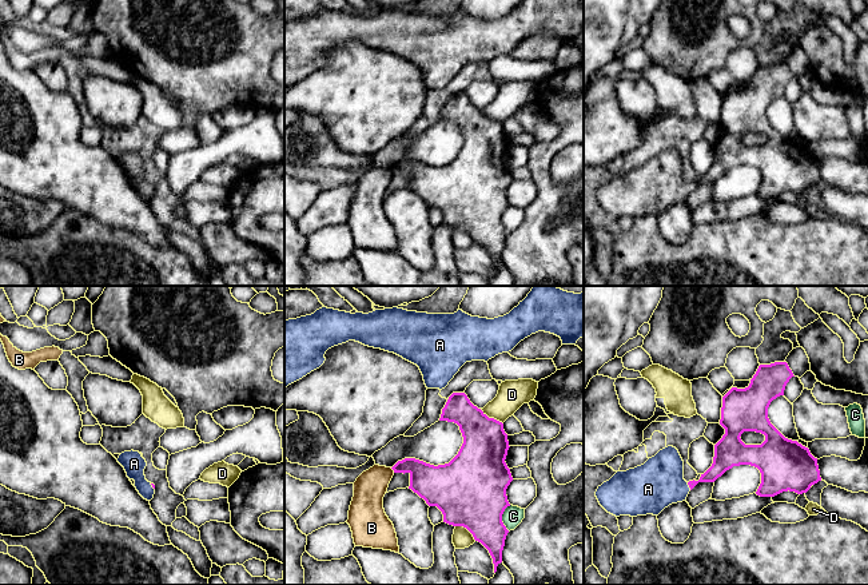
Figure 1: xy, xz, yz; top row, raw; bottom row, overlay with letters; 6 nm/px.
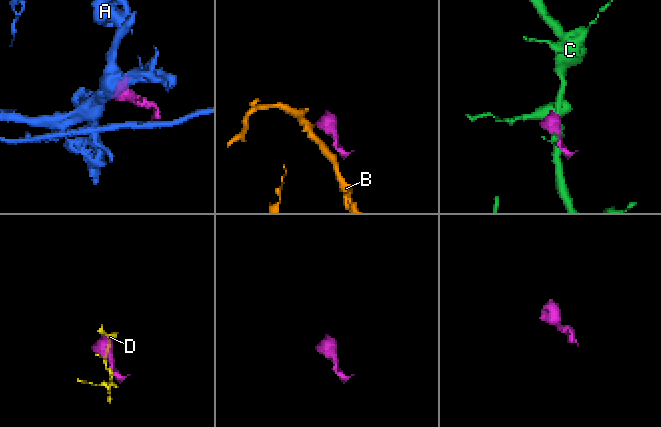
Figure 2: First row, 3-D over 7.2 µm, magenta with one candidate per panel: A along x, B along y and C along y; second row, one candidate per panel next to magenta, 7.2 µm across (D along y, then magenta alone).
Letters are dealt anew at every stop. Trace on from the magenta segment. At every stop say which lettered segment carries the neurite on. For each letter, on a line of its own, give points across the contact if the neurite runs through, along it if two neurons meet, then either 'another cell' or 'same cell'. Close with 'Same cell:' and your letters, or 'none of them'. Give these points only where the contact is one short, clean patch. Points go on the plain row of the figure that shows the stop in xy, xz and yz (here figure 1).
A: across yz (721, 162), (707, 178), (689, 187), (648, 190) | same cell
B: along xz (390, 168), (394, 172) | another cell
C: along xz (508, 206), (502, 215), (502, 225), (509, 231) | another cell
D: another cell
Same cell: A

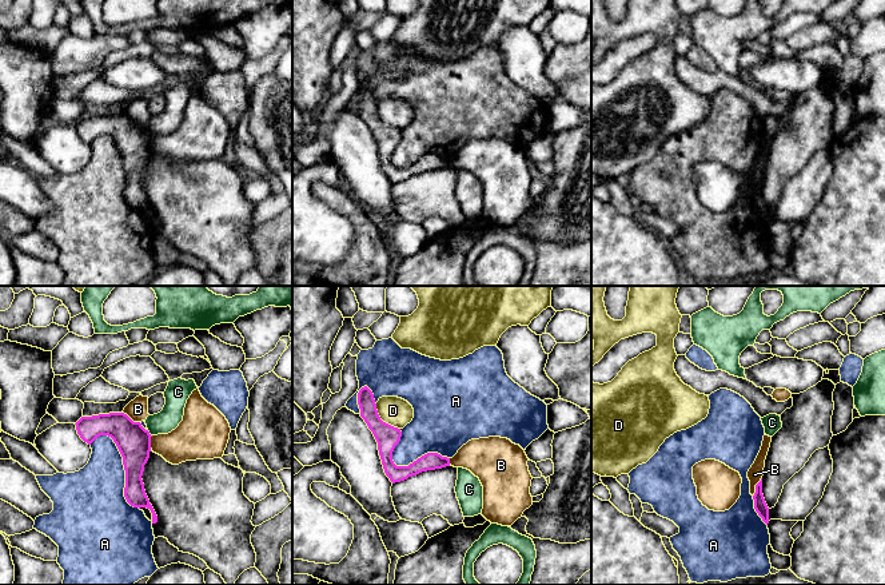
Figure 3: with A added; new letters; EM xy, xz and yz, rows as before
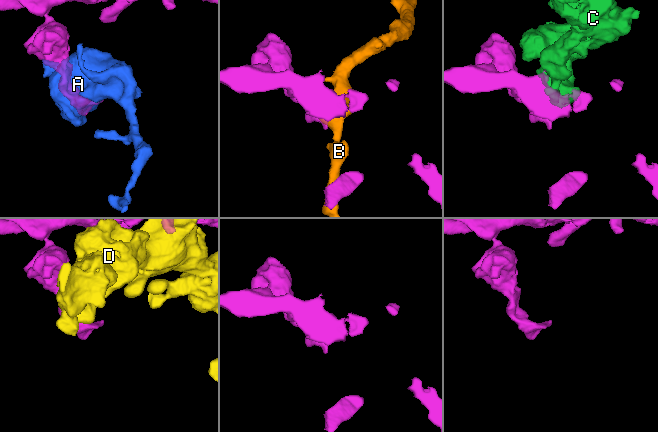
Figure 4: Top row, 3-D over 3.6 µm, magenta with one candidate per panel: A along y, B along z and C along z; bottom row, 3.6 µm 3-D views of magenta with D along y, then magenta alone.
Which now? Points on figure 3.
A: another cell
B: another cell
C: along xy (147, 131), (151, 136) | another cell
D: another cell
Same cell: none of them

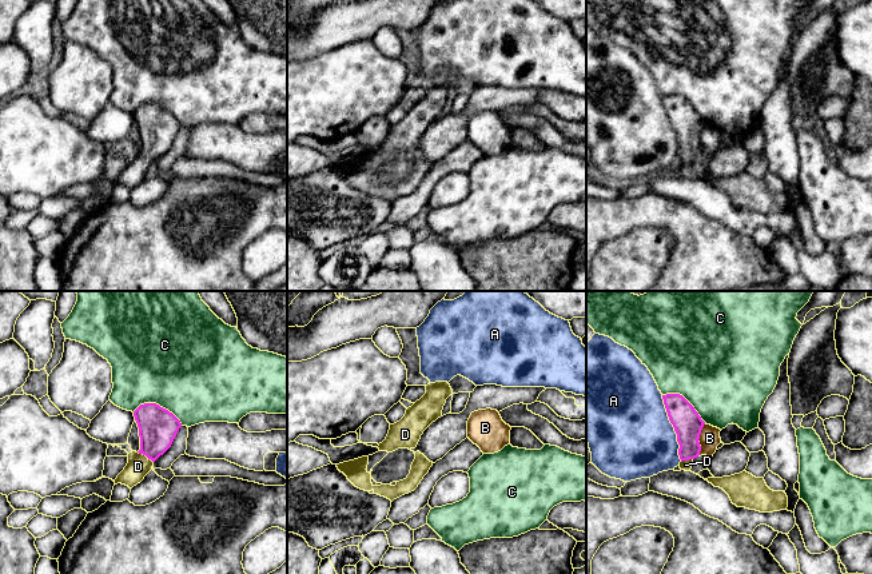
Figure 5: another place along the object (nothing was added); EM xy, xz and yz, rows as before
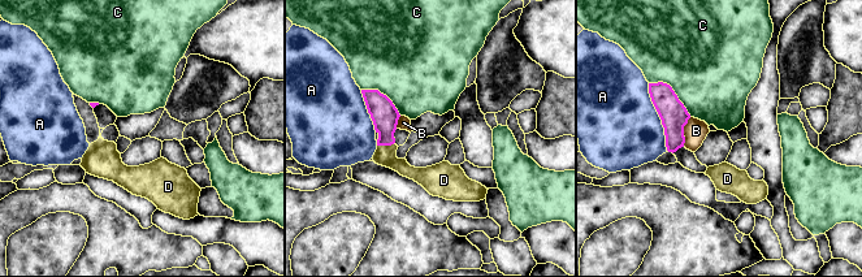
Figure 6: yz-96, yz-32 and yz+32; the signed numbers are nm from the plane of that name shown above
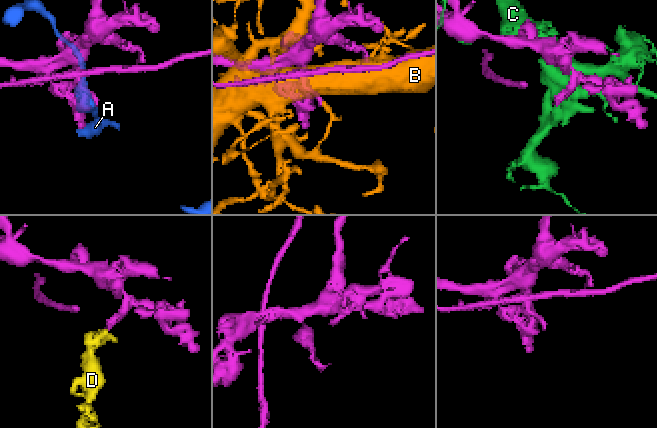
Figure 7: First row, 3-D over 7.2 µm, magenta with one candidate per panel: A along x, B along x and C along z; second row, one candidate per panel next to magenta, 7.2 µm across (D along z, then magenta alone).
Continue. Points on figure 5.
A: another cell
B: another cell
C: another cell
D: across xy (158, 128), (156, 139), (146, 156), (138, 167) | same cell
Same cell: D

